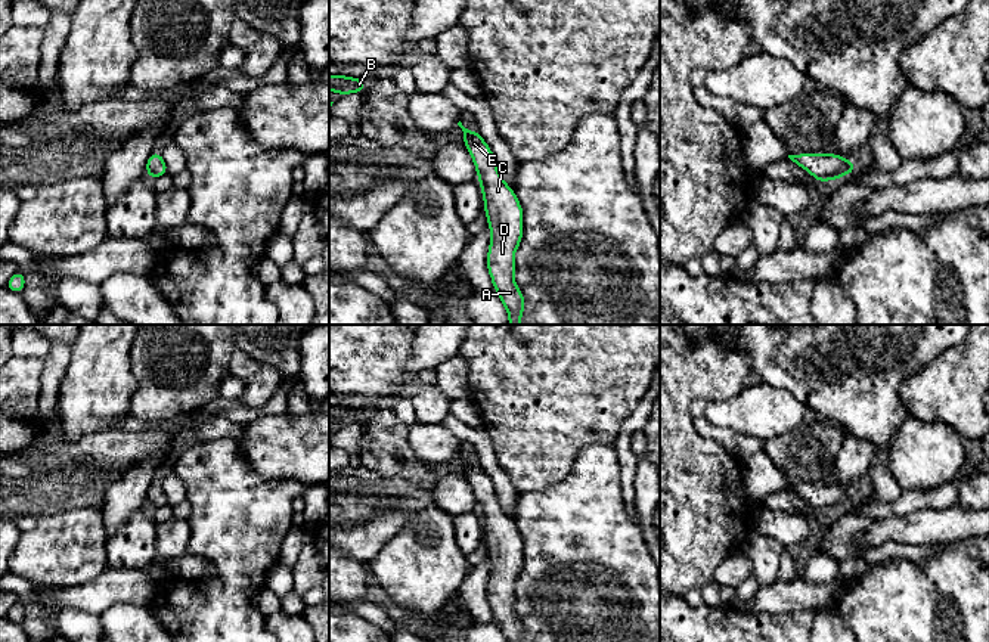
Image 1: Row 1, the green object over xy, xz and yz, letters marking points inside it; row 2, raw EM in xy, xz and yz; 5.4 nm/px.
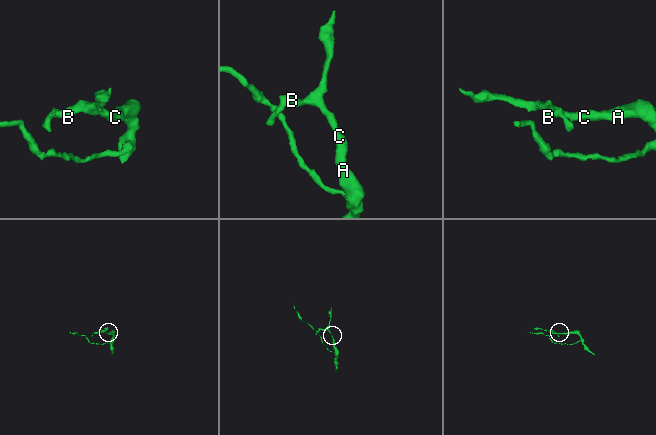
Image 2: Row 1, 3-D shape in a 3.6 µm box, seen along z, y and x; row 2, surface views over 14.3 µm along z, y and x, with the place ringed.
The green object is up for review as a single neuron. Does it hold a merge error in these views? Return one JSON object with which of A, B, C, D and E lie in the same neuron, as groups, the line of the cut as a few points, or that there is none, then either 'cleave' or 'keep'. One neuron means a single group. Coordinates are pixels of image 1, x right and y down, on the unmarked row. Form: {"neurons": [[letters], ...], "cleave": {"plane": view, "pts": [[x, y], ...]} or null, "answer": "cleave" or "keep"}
{"neurons": [["A", "B", "C", "D", "E"]], "cleave": null, "answer": "keep"}

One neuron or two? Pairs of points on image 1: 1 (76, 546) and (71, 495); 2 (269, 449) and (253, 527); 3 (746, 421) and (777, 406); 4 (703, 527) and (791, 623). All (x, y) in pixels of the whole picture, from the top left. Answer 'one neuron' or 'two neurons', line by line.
1: two neurons
2: two neurons
3: one neuron
4: two neurons

